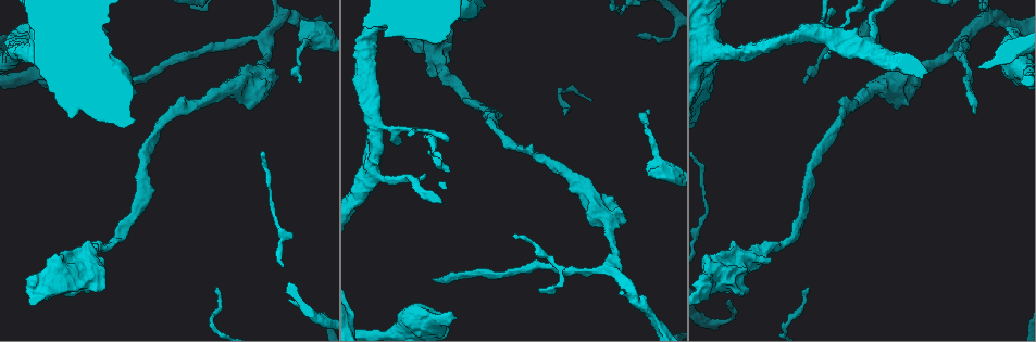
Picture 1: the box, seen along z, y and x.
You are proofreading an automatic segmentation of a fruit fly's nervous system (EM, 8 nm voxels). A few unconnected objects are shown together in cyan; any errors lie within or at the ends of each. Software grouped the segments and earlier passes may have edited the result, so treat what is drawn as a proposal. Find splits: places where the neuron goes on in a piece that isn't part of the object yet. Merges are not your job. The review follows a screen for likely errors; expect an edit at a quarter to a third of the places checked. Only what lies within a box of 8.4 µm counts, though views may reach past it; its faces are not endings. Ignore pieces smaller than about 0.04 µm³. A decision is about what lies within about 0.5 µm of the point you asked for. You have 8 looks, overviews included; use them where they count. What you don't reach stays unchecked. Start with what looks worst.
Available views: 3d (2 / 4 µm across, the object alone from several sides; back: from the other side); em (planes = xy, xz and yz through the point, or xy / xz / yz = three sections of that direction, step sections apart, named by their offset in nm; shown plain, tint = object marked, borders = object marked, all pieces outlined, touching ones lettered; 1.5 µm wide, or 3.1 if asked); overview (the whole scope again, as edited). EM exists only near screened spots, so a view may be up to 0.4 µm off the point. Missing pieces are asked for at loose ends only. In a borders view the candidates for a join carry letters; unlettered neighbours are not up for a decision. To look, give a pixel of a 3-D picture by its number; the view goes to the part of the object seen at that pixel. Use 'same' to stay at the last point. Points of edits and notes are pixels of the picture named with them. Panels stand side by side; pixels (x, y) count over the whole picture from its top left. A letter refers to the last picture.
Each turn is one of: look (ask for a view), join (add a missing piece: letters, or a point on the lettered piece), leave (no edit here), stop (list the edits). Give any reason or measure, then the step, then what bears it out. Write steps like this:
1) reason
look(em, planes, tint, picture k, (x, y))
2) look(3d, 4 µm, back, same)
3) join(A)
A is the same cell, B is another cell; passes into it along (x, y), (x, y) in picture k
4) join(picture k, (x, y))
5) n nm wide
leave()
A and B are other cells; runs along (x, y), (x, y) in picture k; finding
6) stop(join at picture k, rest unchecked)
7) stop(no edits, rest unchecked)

tapers out
look(em, xy, step 4, borders, picture 1, (434, 281))

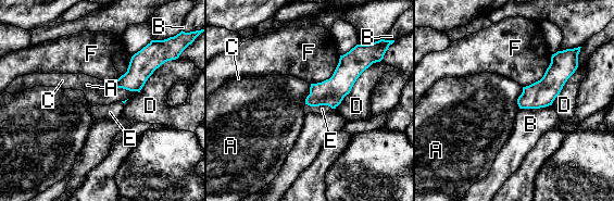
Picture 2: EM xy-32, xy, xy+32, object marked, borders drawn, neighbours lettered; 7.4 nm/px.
look(em, planes, borders, same)

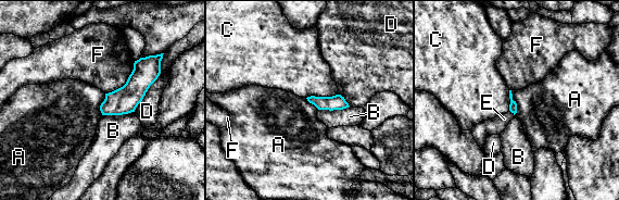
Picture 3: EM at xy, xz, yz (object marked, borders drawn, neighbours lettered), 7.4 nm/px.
join(E)
E is the same cell, A, B, C, D and F are other cells; passes into it along (513, 107), (512, 112), (494, 126) in picture 3; it goes on there

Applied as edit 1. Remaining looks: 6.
stops while still wide
look(3d, 4 µm, picture 1, (103, 27))

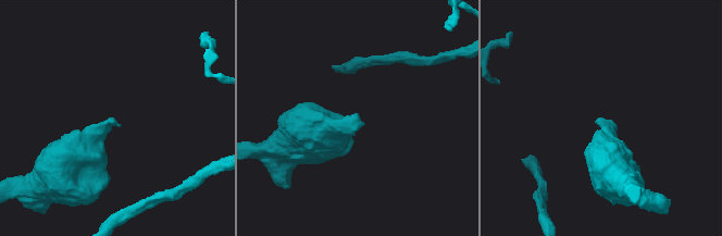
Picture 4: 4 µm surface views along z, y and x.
look(em, xz, step 4, borders, picture 4, (113, 123))

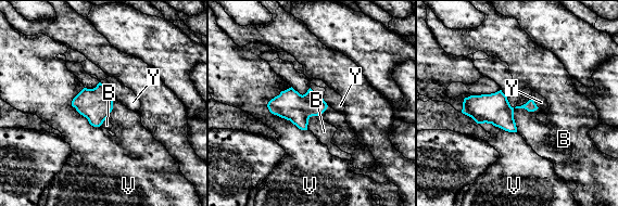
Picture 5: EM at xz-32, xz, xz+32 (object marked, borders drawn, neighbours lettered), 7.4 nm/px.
look(em, planes, borders, same)

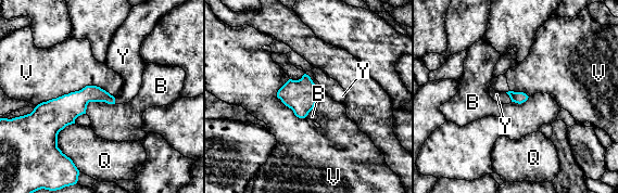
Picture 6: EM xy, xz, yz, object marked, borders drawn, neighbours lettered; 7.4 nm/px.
join(Y)
Y is the same cell, B, Q and V are other cells; passes into it along (80, 99), (114, 100), (131, 72) in picture 6; the neuron continues

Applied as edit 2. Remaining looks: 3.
redraw
look(overview)

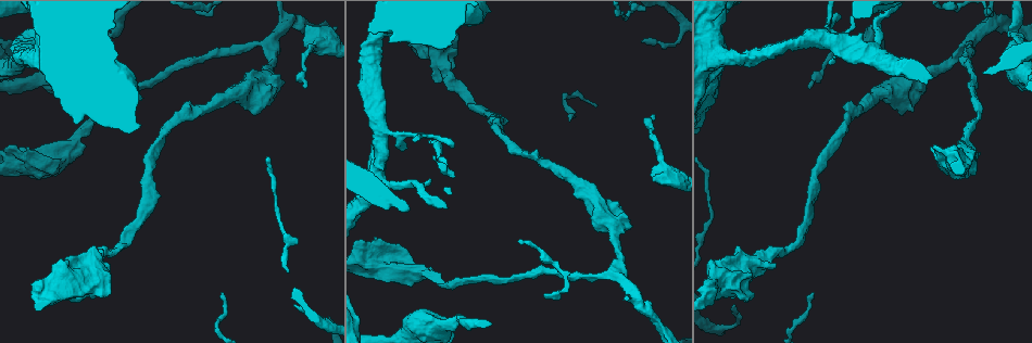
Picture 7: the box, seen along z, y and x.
branch stops here
look(3d, 2 µm, picture 7, (430, 180))

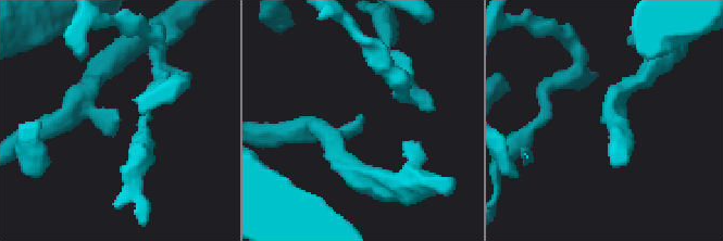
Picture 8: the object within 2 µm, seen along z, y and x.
arms of 170, 200 nm; need the tissue
look(em, planes, borders, picture 8, (114, 122))

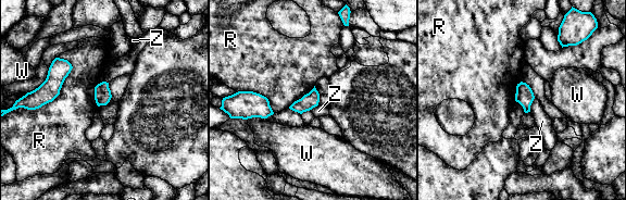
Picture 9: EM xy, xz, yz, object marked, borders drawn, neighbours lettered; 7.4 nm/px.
120 nm wide
leave()
R, W and Z are other cells; border along (66, 59), (60, 92), (30, 110) in picture 9; none of them fits

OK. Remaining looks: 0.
stop(join at picture 3, join at picture 6, rest unchecked)

